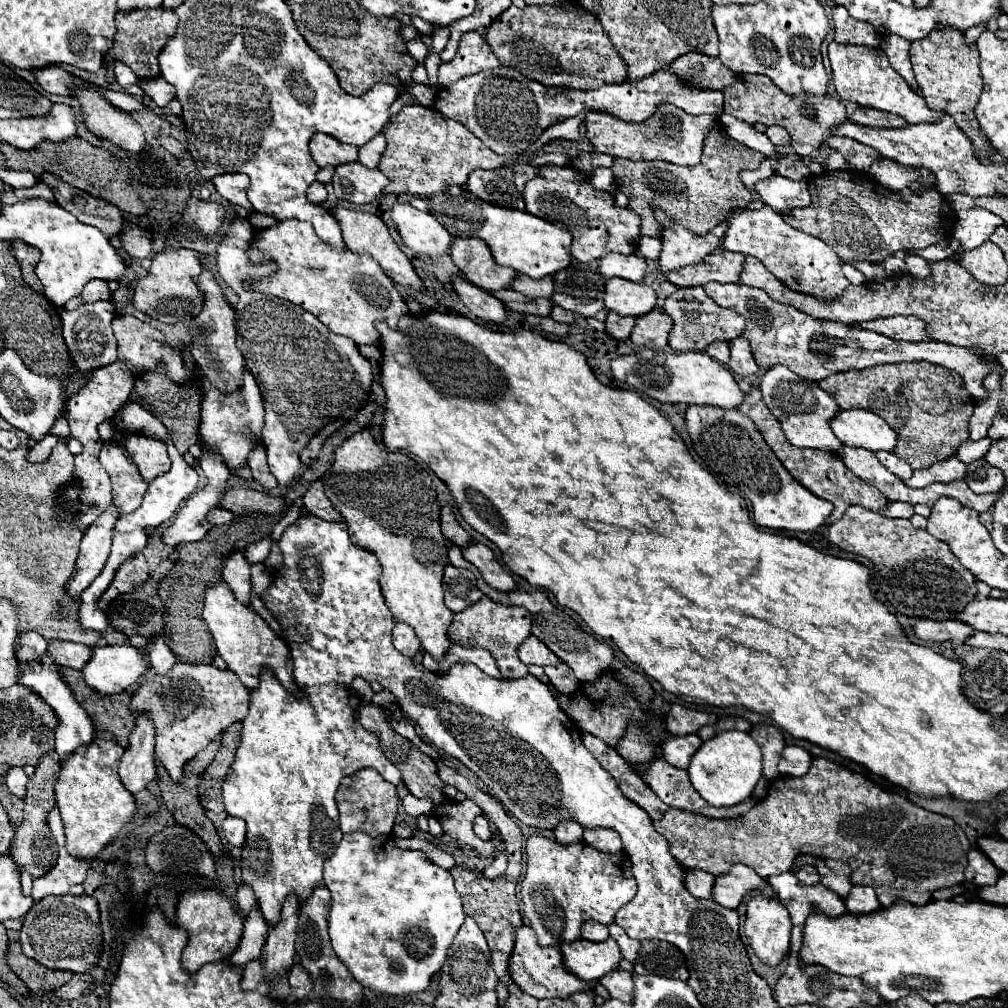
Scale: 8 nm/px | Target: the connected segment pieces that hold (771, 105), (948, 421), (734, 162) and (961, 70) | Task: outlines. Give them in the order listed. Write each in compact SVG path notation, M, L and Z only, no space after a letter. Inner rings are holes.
M739 74L735 84L725 88L723 94L725 94L725 108L723 108L723 112L731 114L731 116L735 116L735 118L739 118L739 120L743 120L747 124L761 122L765 126L771 126L771 124L783 126L791 134L791 144L793 144L793 148L795 148L795 152L799 156L811 156L813 150L819 150L823 146L823 142L833 136L831 130L835 126L839 126L839 122L845 120L843 104L833 100L833 98L819 98L819 102L823 102L825 106L827 106L827 102L831 104L833 124L831 122L821 122L821 120L817 120L817 116L805 114L805 108L803 108L805 102L801 98L787 96L765 75Z
M903 362L903 364L883 364L875 368L863 368L863 370L849 370L839 372L835 376L823 378L817 382L823 390L829 394L835 394L835 400L841 410L847 408L863 408L877 412L881 418L889 422L889 426L897 432L899 442L895 448L895 454L909 462L915 470L927 468L939 460L949 458L957 452L957 448L963 444L963 440L969 438L969 418L973 414L975 400L971 394L967 394L967 388L963 386L963 380L953 370L947 370L943 366L935 366L931 362ZM911 378L931 378L931 382L939 382L943 390L947 390L947 412L923 412L915 402L911 402Z
M715 124L709 132L703 148L701 162L697 166L675 166L663 160L623 160L613 158L611 172L619 190L629 198L629 208L641 218L641 236L661 238L663 226L655 222L653 208L661 208L673 222L683 224L693 234L707 234L717 222L725 218L733 208L745 208L751 200L749 190L743 186L739 172L759 168L765 160L763 154L729 138L721 124Z
M936 28L927 38L919 42L911 42L909 54L911 54L915 78L919 82L919 88L923 90L923 98L927 106L931 106L931 110L941 110L941 112L951 114L957 126L969 136L969 140L977 148L977 156L989 156L991 148L979 124L975 122L975 114L973 114L973 108L983 90L977 48L967 46L963 42L963 32L955 28Z

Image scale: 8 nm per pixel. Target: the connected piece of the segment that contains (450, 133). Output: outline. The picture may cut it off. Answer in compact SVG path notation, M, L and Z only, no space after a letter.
M407 104L403 106L383 130L387 148L381 154L379 170L389 178L385 194L413 194L421 198L435 196L451 184L465 186L473 170L495 170L507 162L517 162L519 154L499 156L489 150L477 136L473 136L461 122L445 118L439 110Z

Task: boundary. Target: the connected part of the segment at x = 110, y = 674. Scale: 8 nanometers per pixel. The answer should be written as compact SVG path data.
M131 644L93 648L91 660L85 664L83 680L99 694L119 694L145 674L149 664L143 660L141 650Z

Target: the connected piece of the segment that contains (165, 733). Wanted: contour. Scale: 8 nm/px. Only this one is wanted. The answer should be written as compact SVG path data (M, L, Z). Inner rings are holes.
M175 664L175 670L171 670L165 676L155 676L153 672L147 672L145 680L139 684L137 694L131 698L131 712L149 712L155 728L157 728L157 744L155 744L155 756L165 766L173 782L183 780L183 766L187 760L195 758L199 750L203 750L223 728L231 726L233 722L243 720L249 710L249 690L239 682L237 674L231 670L219 670L215 664Z

